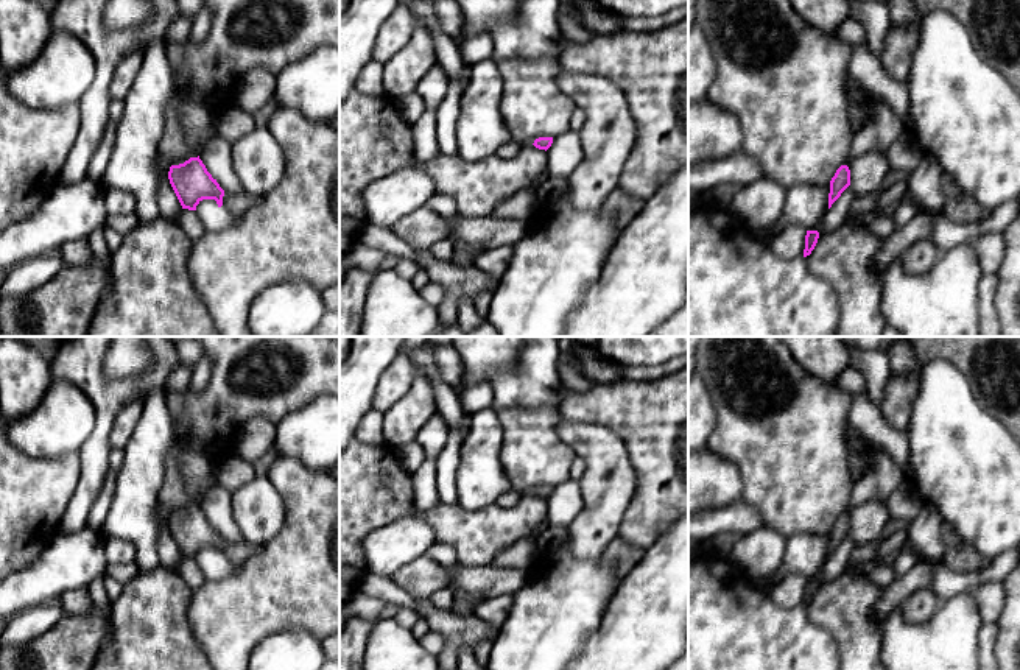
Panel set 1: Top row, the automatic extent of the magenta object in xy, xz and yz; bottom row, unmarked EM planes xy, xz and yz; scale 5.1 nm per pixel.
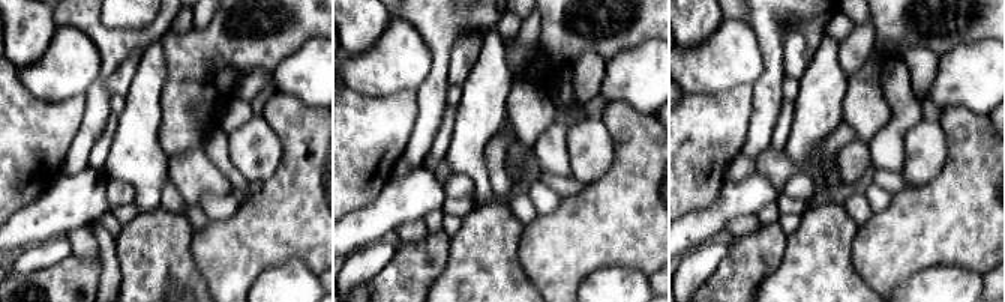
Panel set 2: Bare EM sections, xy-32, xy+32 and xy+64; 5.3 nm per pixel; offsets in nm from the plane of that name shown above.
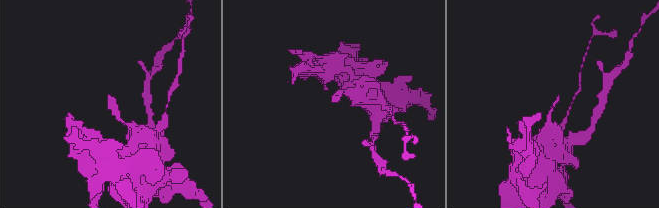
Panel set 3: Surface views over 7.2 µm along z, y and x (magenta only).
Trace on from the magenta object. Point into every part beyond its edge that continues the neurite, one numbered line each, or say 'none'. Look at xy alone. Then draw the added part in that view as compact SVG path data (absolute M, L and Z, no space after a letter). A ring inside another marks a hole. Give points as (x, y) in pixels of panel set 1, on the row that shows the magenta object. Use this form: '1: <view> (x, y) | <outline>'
none

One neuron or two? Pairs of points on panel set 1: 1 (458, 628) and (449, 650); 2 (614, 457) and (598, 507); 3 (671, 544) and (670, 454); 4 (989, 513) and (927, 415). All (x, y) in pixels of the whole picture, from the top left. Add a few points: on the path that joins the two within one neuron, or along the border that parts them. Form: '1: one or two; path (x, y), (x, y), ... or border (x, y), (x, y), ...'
1: one; path (458, 633), (453, 645)
2: one; path (614, 469), (606, 494)
3: two; border (671, 524), (645, 549)
4: one; path (989, 488), (963, 460), (952, 440)

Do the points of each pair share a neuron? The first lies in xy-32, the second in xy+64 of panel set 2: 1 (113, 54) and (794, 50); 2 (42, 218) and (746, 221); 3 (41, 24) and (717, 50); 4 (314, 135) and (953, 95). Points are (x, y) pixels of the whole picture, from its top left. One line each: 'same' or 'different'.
1: different
2: different
3: different
4: different

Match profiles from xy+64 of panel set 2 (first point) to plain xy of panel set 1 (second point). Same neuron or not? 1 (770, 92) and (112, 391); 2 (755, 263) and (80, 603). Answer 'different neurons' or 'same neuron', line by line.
1: same neuron
2: different neurons

